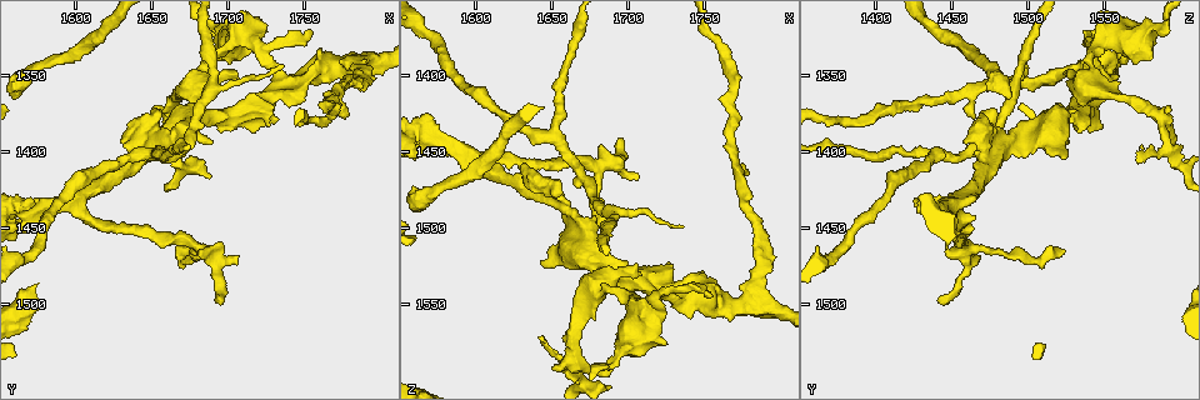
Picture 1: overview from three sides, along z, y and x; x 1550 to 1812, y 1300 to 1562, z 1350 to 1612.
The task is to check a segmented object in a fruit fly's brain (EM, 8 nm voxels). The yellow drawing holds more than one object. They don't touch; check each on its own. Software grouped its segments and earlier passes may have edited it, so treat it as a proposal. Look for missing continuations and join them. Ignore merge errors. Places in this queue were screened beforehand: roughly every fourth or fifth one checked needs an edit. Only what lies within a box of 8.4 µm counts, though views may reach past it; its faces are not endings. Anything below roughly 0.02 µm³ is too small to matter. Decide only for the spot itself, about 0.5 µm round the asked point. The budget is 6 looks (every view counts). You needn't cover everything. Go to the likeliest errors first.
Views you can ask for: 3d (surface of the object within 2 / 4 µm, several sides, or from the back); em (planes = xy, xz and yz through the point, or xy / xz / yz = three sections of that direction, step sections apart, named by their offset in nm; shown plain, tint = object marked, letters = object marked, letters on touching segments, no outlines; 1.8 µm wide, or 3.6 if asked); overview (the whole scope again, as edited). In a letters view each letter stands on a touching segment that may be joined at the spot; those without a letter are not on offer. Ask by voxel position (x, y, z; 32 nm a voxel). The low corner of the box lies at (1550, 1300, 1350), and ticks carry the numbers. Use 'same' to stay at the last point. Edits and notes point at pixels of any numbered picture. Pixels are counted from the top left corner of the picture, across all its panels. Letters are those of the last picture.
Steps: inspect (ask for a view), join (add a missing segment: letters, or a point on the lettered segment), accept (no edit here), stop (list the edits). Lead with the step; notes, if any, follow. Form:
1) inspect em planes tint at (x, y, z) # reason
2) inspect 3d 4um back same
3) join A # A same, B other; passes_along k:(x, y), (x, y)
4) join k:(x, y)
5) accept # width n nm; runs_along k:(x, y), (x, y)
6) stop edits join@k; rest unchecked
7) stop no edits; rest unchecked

inspect 3d 4um at (1688, 1394, 1592) # branch stops here

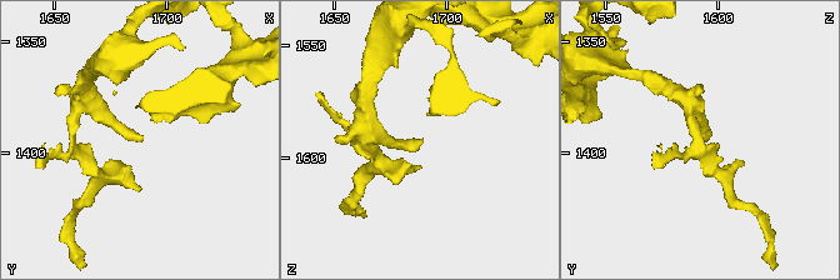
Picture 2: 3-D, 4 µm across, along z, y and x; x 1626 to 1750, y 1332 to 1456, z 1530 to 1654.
inspect em planes letters at (1689, 1394, 1592)

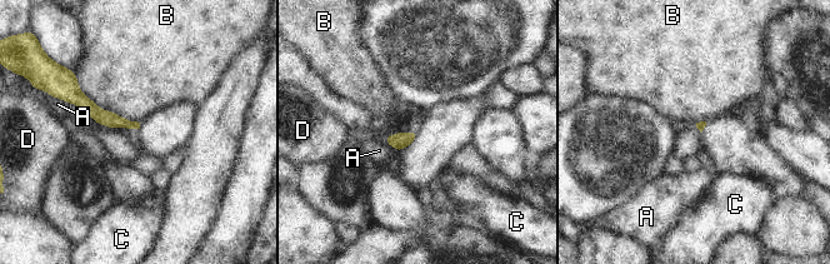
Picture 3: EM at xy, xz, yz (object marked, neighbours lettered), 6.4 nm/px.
accept # longest_contact B 550 nm; A other, B other, C other, D other; none of them fits

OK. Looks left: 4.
inspect em 3.6um xz step 8 tint at (1706, 1354, 1530) # an open end

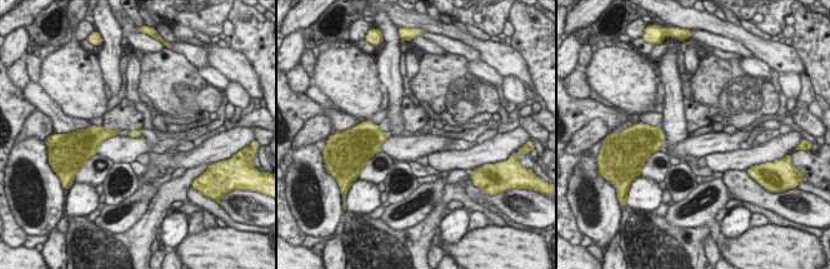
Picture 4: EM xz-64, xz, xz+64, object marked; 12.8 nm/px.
inspect em 3.6um yz step 4 letters same

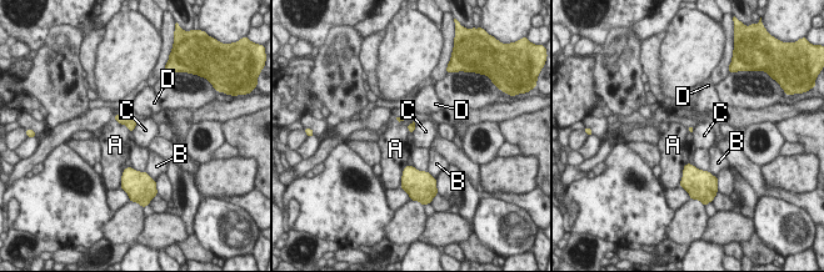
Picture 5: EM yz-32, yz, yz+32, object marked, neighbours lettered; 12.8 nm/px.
accept # A other, B other, C other, D other; border 5:(138, 121), (131, 131); no lettered segment goes on from it

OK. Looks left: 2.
inspect em 3.6um yz step 16 letters at (1702, 1468, 1468) # an open end

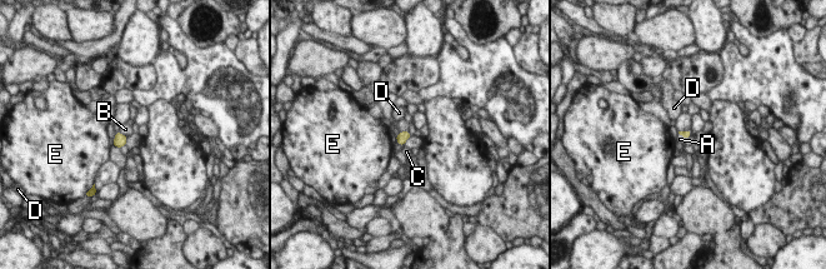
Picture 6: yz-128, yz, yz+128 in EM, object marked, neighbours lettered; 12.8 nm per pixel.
join A # A same, B other, C other, D other, E other; passes_along 6:(685, 134), (684, 137), (680, 139); the neuron continues

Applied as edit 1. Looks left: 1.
stop edits join@6; rest unchecked

